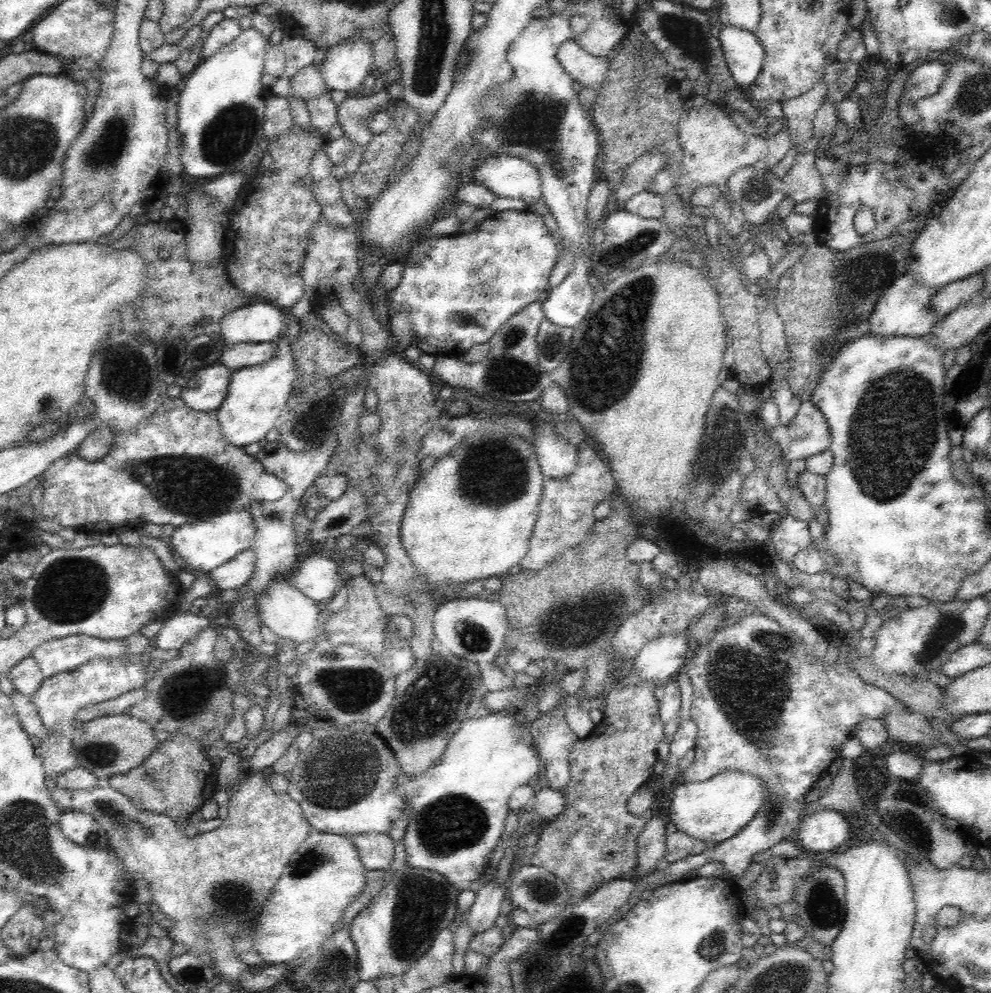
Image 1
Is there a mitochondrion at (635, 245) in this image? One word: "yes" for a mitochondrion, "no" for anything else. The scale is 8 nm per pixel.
yes

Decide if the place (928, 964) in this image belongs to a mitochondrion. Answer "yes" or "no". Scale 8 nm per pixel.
no

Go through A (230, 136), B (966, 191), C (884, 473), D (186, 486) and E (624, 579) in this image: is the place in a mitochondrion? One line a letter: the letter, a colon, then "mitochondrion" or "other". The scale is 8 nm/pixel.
A: mitochondrion
B: other
C: mitochondrion
D: mitochondrion
E: other

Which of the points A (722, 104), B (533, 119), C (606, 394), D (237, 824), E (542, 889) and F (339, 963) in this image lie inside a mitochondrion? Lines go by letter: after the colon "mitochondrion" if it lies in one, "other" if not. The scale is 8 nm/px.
A: other
B: mitochondrion
C: mitochondrion
D: other
E: mitochondrion
F: mitochondrion

